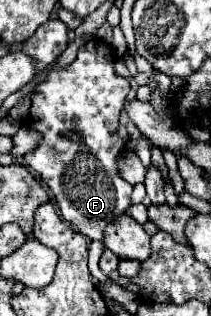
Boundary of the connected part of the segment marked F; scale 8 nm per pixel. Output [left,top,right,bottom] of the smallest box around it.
[24,39,132,239]

